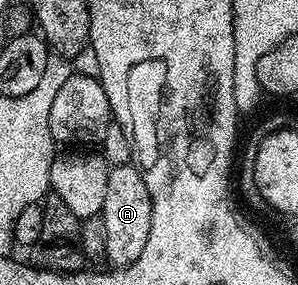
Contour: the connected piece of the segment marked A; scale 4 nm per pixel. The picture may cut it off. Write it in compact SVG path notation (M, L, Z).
M136 164L112 166L107 175L107 195L103 198L103 207L99 216L103 219L107 230L107 255L105 261L110 266L120 267L135 263L143 247L147 247L147 239L151 235L151 195L147 191L147 183L143 183L143 175Z

